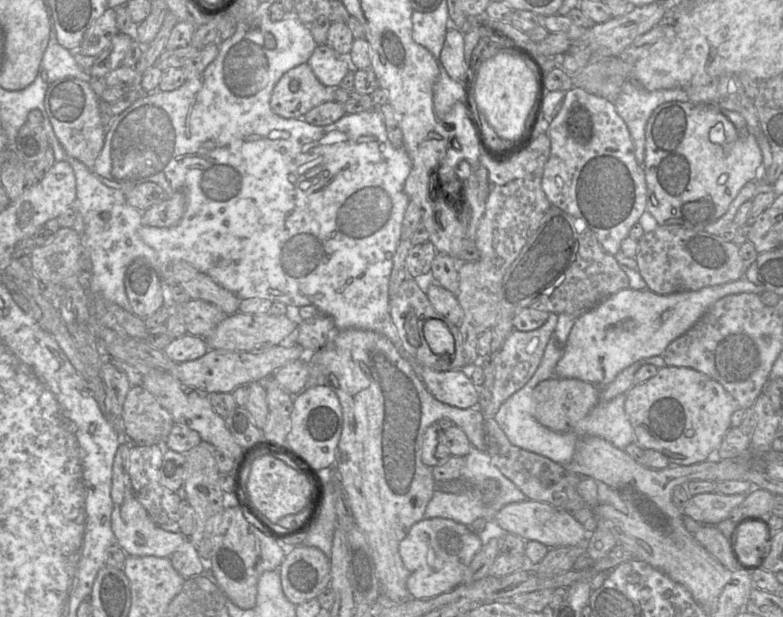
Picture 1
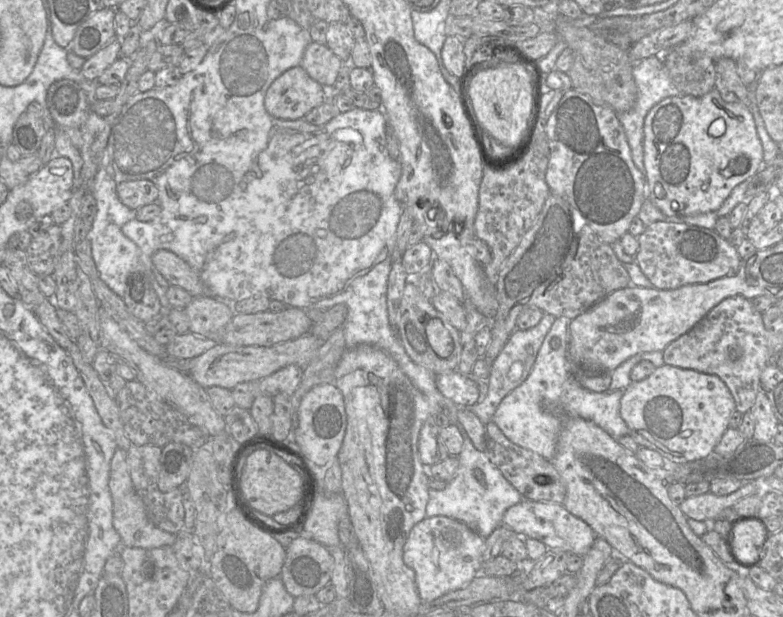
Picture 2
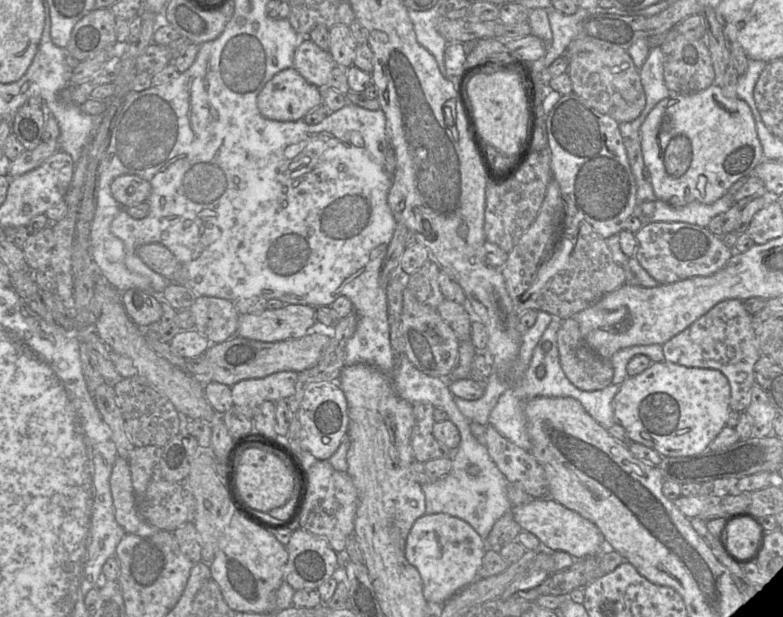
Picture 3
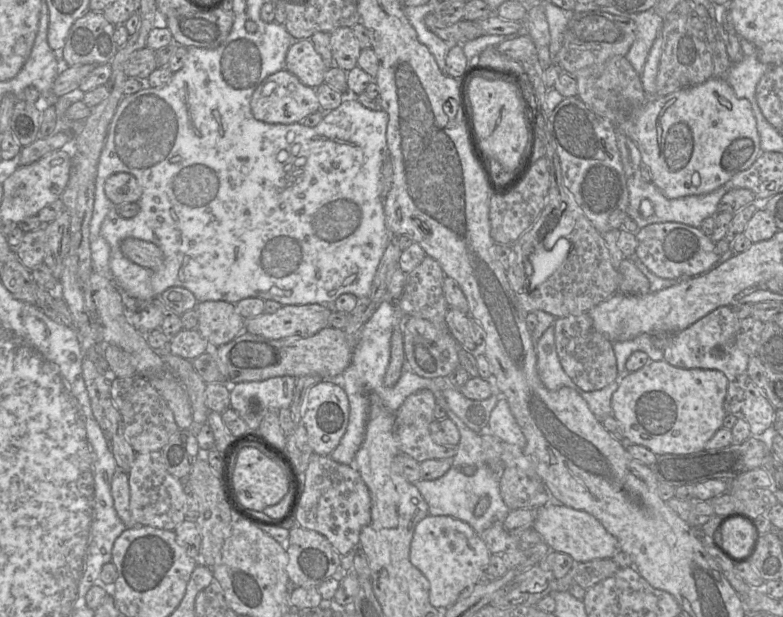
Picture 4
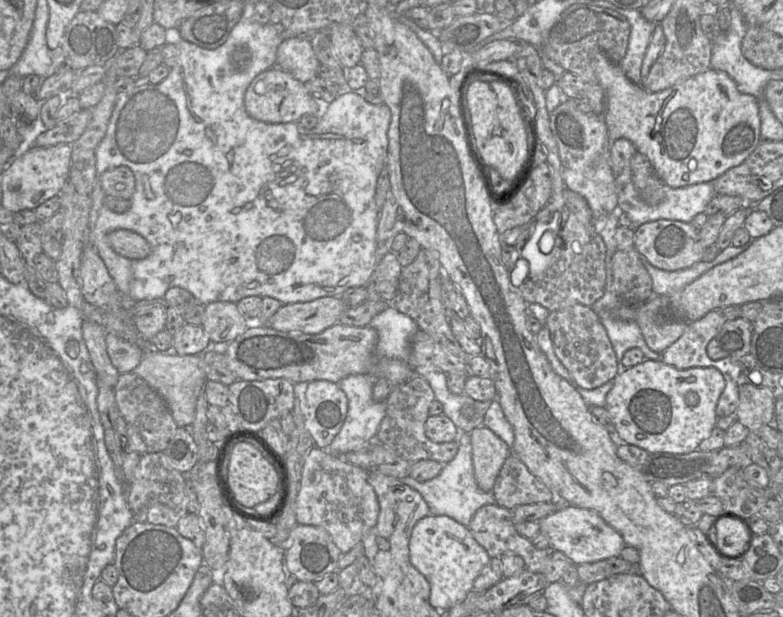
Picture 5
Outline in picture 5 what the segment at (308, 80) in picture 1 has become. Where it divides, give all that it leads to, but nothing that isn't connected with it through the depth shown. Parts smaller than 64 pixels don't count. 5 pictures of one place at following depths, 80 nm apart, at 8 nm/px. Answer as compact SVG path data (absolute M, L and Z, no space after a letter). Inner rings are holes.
M278 66L256 76L244 95L247 114L259 122L270 124L296 123L304 115L317 115L321 118L327 105L312 97L302 82Z

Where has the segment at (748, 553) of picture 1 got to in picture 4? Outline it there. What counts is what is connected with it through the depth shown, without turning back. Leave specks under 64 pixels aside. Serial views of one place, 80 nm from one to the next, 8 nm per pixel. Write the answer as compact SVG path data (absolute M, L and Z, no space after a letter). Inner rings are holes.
M742 518L723 519L719 525L720 543L723 549L734 556L744 556L753 541L753 527Z

